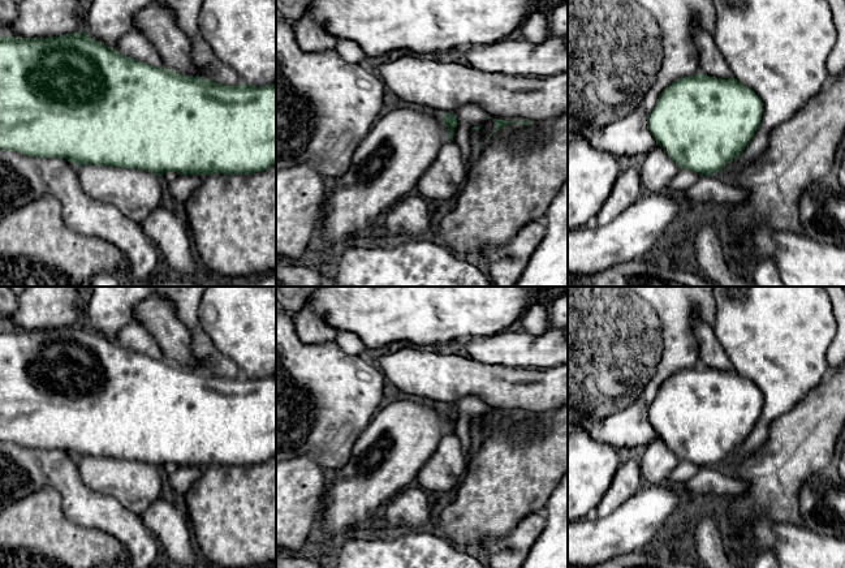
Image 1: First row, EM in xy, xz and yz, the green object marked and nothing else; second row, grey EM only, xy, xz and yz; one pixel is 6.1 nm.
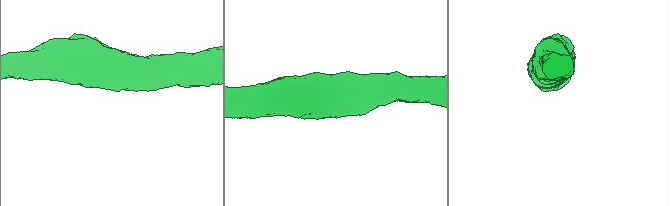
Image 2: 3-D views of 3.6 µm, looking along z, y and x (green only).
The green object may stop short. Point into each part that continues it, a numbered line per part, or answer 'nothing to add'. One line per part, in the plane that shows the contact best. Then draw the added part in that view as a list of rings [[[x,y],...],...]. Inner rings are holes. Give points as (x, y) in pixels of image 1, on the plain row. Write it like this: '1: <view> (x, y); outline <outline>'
nothing to add

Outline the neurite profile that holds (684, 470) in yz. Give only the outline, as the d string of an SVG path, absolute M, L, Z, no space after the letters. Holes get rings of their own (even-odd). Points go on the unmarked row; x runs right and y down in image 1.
M680 460L677 466L673 469L673 472L669 474L667 483L685 483L690 478L693 478L700 468L693 462L687 462L684 460Z

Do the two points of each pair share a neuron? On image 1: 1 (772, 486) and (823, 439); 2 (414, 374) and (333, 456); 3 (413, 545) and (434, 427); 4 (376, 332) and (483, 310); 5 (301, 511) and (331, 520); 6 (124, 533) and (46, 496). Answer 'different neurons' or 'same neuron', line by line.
1: same neuron
2: different neurons
3: different neurons
4: same neuron
5: different neurons
6: different neurons

